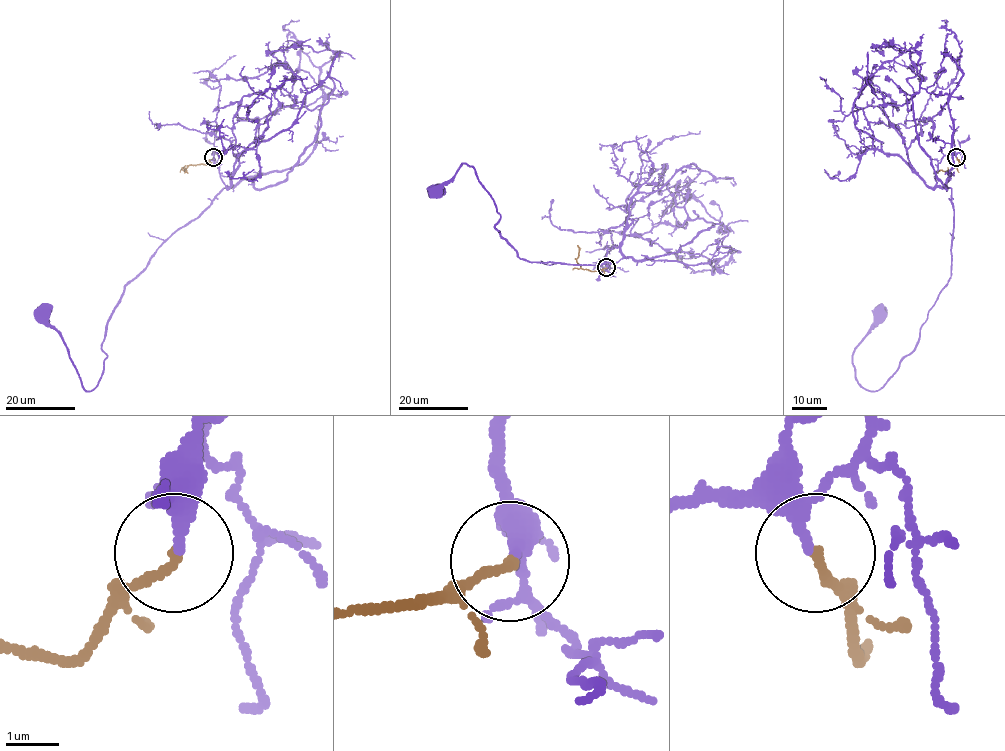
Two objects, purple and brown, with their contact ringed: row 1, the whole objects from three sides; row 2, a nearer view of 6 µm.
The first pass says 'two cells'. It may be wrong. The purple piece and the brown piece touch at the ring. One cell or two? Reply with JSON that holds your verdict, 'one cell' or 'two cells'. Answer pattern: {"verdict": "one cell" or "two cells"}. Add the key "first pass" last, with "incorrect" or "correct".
{"verdict": "one cell", "first pass": "incorrect"}

